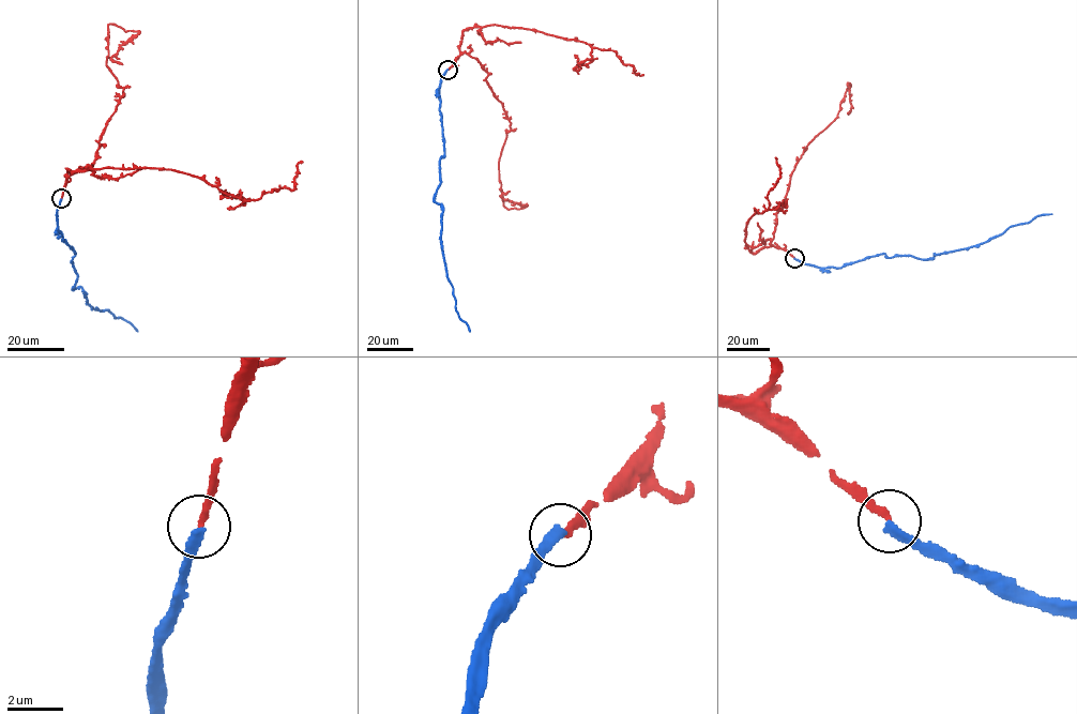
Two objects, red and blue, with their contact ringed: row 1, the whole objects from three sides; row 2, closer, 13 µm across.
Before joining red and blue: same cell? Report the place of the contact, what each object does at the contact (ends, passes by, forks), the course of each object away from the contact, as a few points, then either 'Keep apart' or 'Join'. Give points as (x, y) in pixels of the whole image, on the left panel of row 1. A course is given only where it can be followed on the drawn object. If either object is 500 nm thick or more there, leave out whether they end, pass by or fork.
Place: (61, 198). At the ring red ends. At the ring blue ends. Course of red: (61, 198), (66, 179), (92, 164), (124, 95), (106, 64), (110, 24), (139, 31), (112, 57), (122, 64). Course of blue: (61, 199), (58, 227), (75, 253), (73, 289), (80, 287), (90, 306), (108, 309), (138, 332). Keep apart

